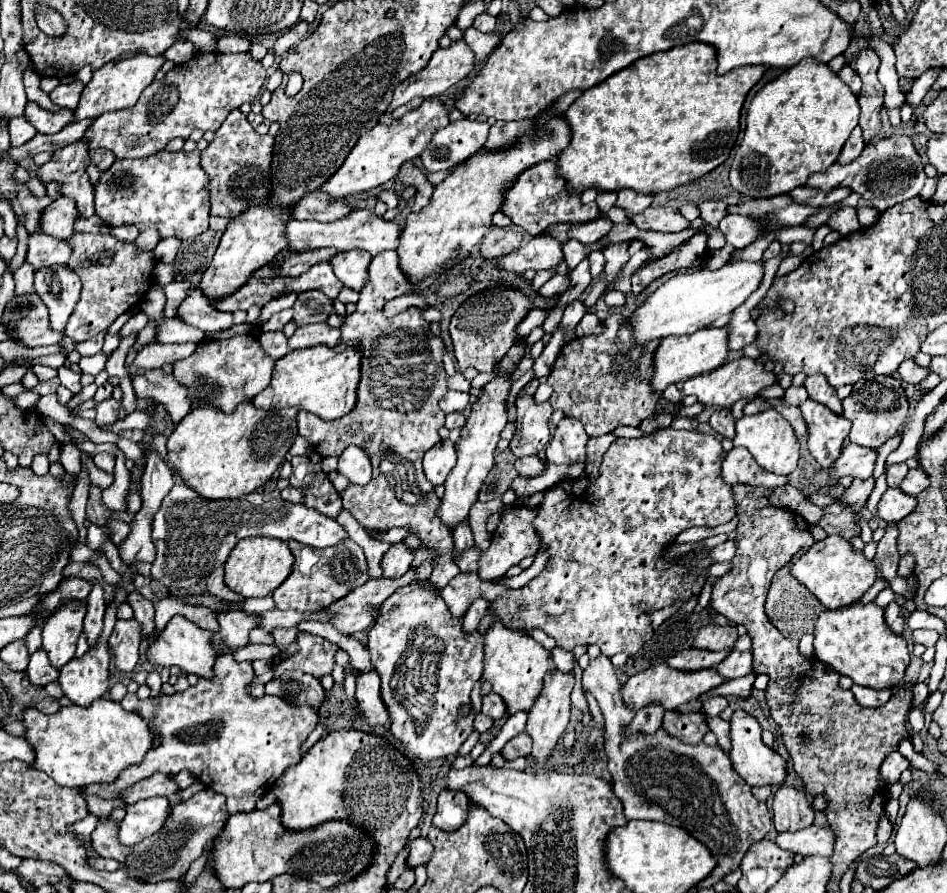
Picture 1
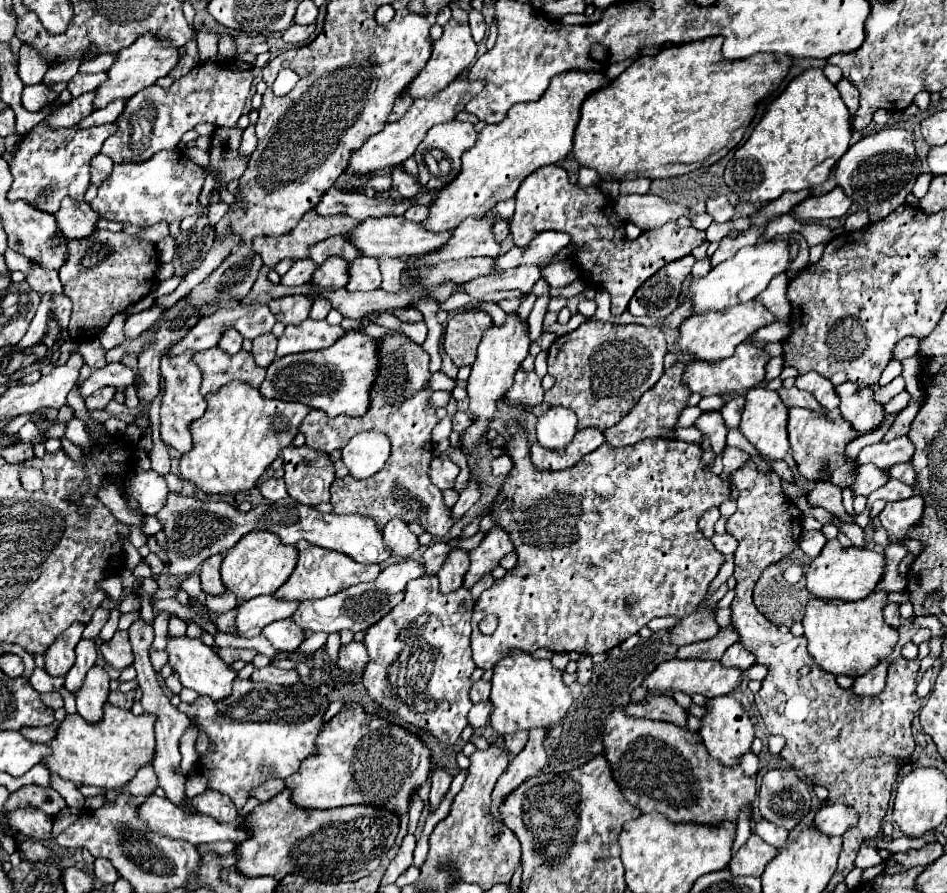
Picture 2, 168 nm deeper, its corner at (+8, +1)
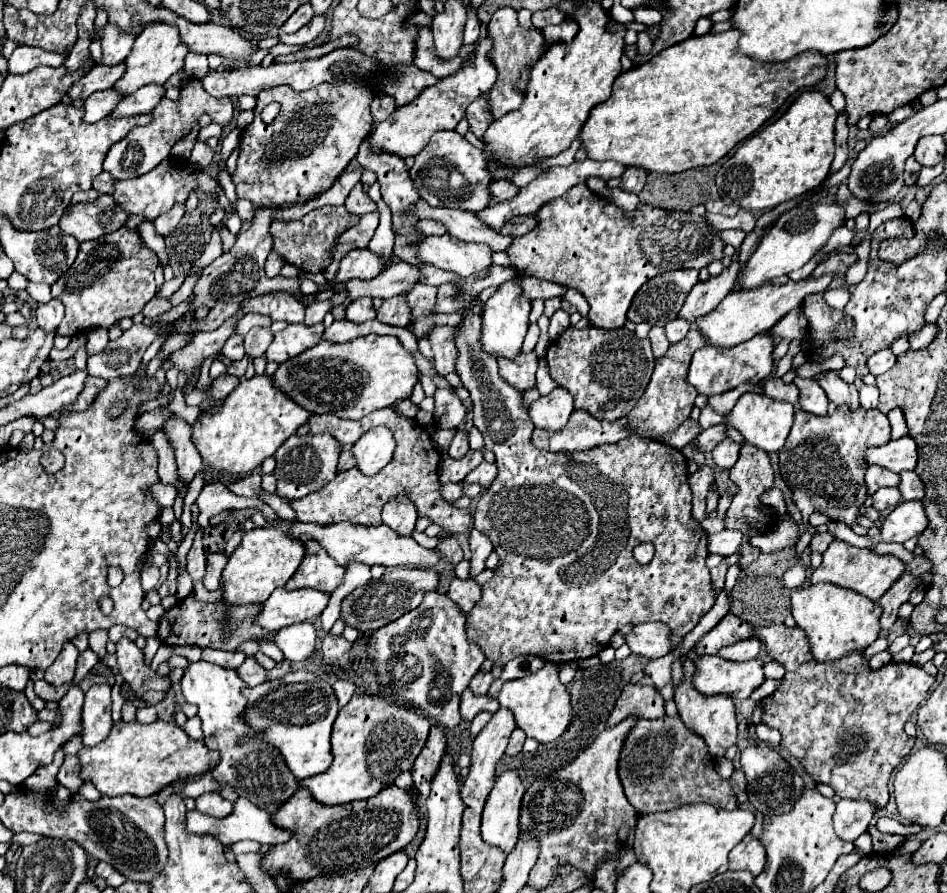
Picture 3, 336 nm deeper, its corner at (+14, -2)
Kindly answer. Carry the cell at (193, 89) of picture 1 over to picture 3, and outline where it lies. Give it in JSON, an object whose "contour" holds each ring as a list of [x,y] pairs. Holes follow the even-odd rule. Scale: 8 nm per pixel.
{"contour":[[[190,79],[186,83],[186,87],[180,91],[180,99],[178,101],[170,101],[170,99],[162,99],[156,109],[152,111],[154,121],[146,127],[134,127],[122,141],[114,143],[104,159],[104,171],[112,173],[114,179],[124,181],[124,179],[136,179],[148,171],[152,171],[158,163],[162,163],[164,159],[170,157],[170,149],[172,145],[180,139],[186,137],[194,125],[194,121],[200,119],[202,113],[208,113],[212,117],[214,123],[226,127],[232,121],[234,115],[234,107],[230,99],[218,99],[212,97],[204,91],[202,81],[198,79]]]}

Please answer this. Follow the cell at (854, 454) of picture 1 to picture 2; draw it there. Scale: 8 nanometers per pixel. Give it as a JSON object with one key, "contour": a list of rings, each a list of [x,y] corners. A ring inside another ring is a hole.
{"contour":[[[898,436],[890,442],[876,442],[860,450],[856,464],[874,464],[878,468],[890,468],[900,462],[910,462],[914,454],[914,444],[908,440],[908,436]]]}

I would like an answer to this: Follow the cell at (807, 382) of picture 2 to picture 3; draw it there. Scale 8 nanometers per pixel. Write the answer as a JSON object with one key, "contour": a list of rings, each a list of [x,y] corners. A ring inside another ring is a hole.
{"contour":[[[794,379],[794,385],[800,389],[800,403],[798,407],[814,413],[814,415],[824,415],[828,411],[828,397],[824,395],[824,389],[818,385],[816,379]]]}

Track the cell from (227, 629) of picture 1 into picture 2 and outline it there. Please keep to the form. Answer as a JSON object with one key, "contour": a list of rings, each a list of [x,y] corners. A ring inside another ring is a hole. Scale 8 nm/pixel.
{"contour":[[[258,596],[240,602],[236,608],[234,630],[242,638],[254,638],[266,624],[290,618],[294,614],[294,608],[298,608],[298,602],[276,600],[272,596]]]}

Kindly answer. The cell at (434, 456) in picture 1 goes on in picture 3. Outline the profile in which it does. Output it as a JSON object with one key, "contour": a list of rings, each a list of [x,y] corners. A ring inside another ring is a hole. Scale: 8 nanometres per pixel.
{"contour":[[[446,483],[442,485],[442,497],[448,501],[448,503],[454,503],[456,499],[460,499],[464,493],[462,493],[462,485],[460,483]]]}

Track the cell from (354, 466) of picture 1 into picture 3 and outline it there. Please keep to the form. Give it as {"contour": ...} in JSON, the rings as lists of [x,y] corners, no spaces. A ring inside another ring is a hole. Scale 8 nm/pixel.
{"contour":[[[374,427],[366,435],[362,435],[360,441],[356,441],[352,453],[358,461],[358,469],[364,475],[376,475],[392,461],[394,447],[396,441],[392,431],[388,427]]]}

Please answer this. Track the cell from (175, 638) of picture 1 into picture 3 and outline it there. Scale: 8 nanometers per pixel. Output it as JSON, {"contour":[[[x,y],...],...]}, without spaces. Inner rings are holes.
{"contour":[[[206,661],[190,663],[182,677],[184,699],[198,707],[198,717],[202,719],[204,743],[222,755],[216,771],[212,771],[214,779],[220,785],[232,787],[238,797],[248,799],[252,805],[272,815],[300,789],[300,781],[288,771],[280,751],[276,751],[276,747],[272,747],[268,741],[258,739],[256,731],[248,727],[244,719],[248,701],[242,695],[242,689],[246,687],[248,683],[244,683],[234,669],[224,669]]]}

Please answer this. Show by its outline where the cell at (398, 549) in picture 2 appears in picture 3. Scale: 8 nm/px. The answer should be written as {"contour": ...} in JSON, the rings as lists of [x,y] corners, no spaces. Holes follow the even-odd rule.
{"contour":[[[400,493],[398,499],[390,499],[382,509],[382,521],[388,527],[392,527],[398,535],[412,535],[416,519],[418,519],[416,507],[404,493]]]}

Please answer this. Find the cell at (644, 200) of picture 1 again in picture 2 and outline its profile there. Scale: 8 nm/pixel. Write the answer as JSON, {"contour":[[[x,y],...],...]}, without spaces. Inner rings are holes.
{"contour":[[[624,180],[620,182],[620,194],[648,194],[650,188],[650,180]]]}

